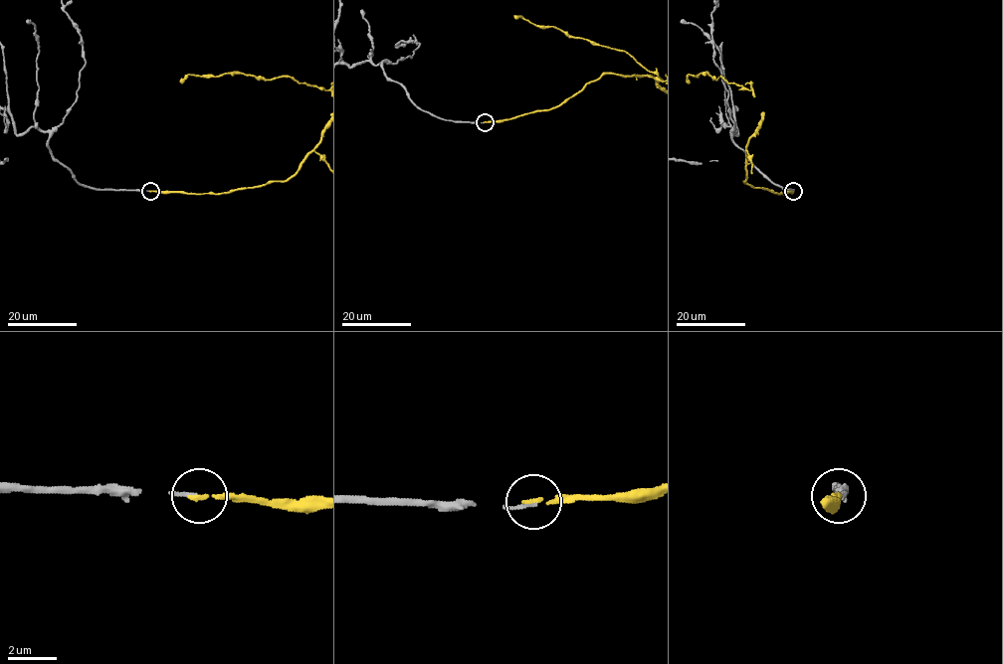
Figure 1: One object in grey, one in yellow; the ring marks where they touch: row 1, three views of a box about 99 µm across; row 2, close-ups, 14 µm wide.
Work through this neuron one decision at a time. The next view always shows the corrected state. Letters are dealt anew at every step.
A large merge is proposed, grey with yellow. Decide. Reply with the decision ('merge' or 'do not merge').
merge

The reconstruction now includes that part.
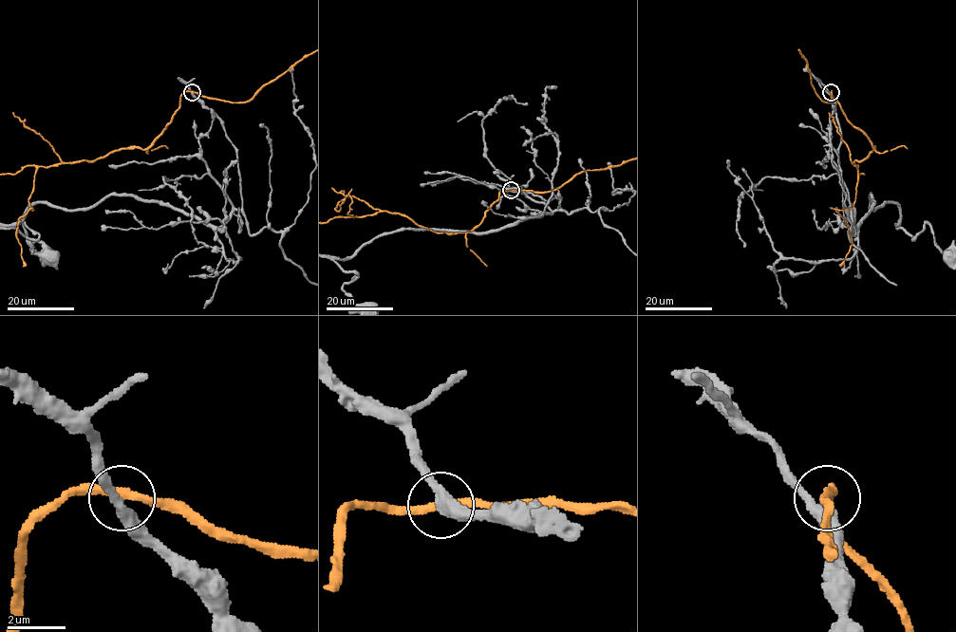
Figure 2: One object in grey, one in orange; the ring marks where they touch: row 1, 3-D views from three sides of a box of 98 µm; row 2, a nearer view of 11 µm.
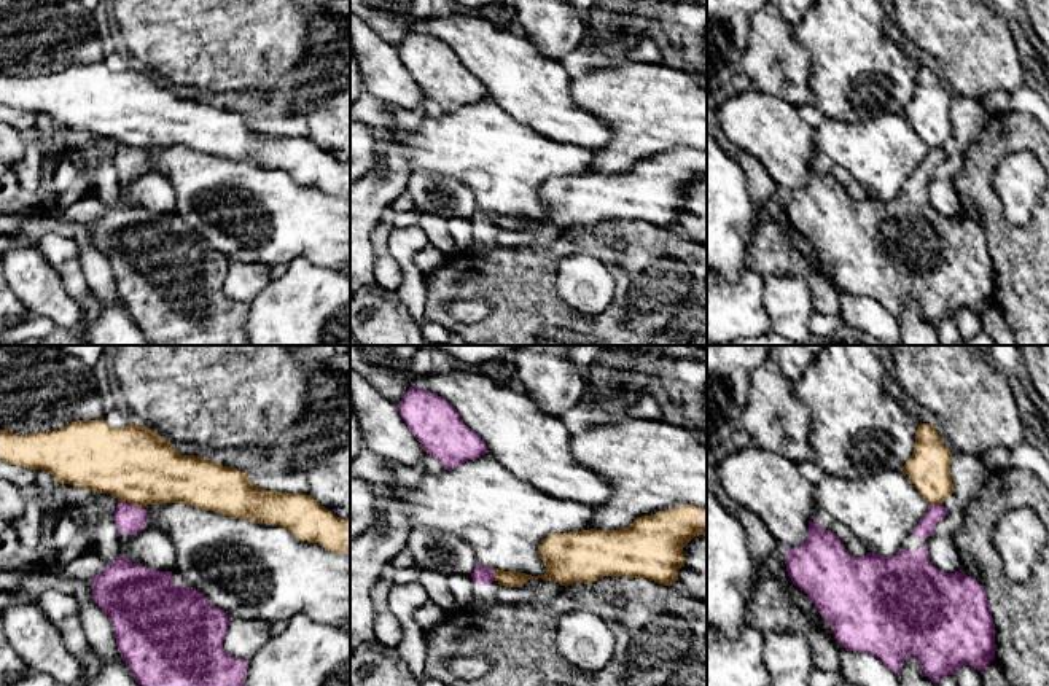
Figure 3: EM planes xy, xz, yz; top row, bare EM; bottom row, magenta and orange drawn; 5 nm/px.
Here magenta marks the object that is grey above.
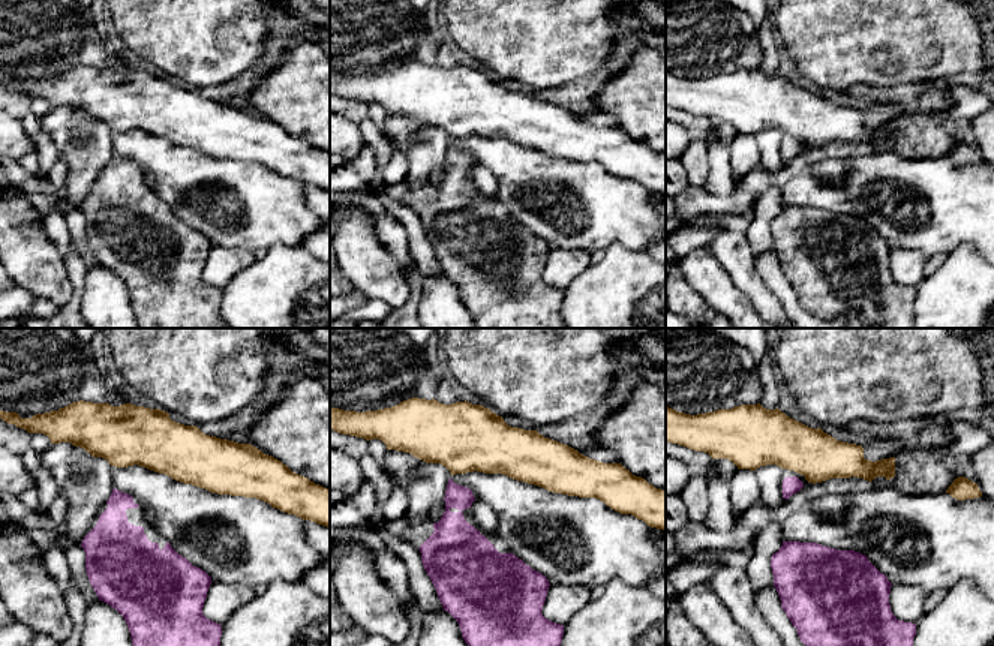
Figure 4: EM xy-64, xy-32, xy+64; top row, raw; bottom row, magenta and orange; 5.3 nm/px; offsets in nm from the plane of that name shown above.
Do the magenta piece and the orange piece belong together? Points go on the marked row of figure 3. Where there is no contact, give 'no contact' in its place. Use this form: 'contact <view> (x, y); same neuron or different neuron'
contact xy (131, 503); different neuron

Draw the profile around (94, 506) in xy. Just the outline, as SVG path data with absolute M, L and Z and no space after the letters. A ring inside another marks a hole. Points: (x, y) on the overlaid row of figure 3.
M56 482L56 497L65 505L72 501L83 514L81 532L91 538L96 536L99 520L113 517L119 500L110 493L97 493L78 485Z

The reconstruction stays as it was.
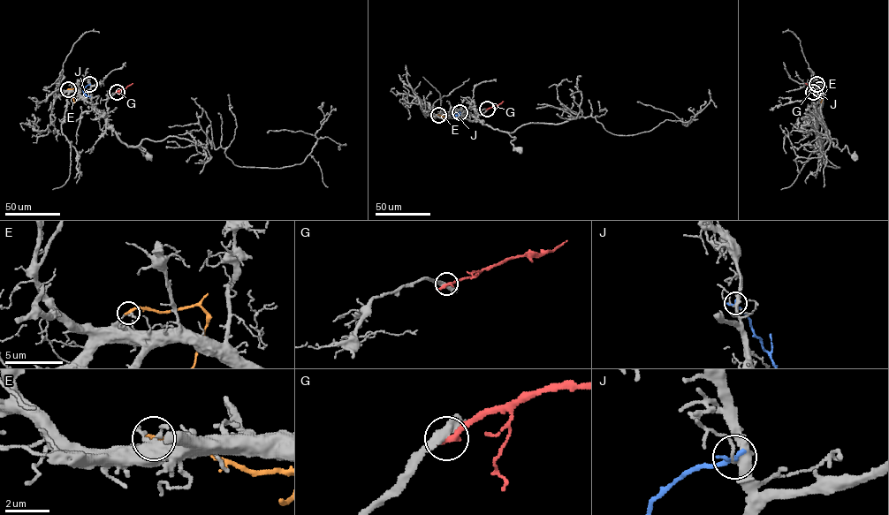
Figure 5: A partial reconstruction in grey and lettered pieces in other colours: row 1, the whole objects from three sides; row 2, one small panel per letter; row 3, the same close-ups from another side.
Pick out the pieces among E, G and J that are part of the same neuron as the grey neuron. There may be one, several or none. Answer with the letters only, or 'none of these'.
none of these

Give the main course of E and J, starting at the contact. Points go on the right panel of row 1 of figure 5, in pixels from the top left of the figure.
E: (819, 89), (822, 93), (821, 102)
J: (816, 84), (821, 91), (818, 96)

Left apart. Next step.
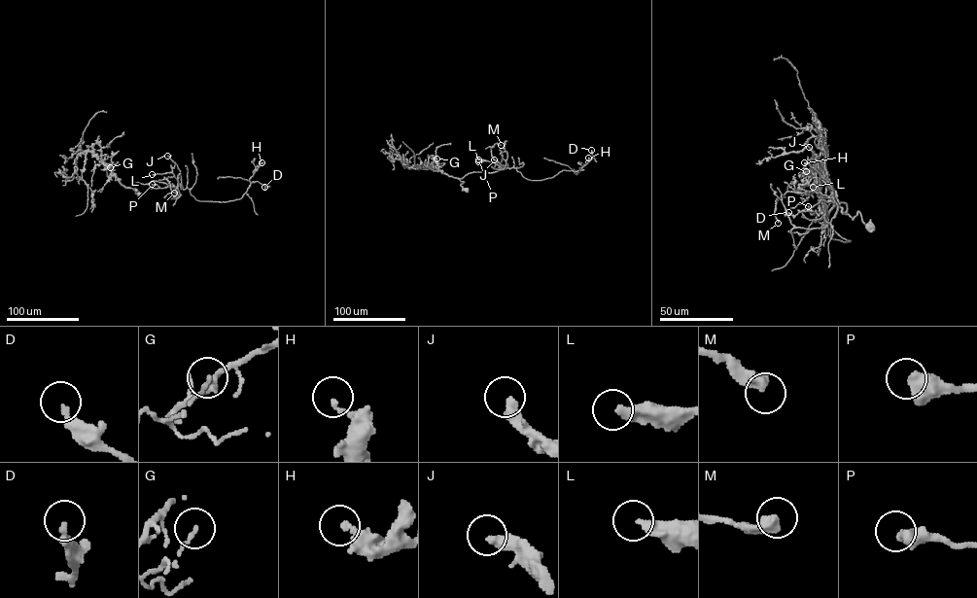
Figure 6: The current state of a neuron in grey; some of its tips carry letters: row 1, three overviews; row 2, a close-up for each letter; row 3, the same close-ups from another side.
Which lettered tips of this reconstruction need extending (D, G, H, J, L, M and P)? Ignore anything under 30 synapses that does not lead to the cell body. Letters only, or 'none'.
J

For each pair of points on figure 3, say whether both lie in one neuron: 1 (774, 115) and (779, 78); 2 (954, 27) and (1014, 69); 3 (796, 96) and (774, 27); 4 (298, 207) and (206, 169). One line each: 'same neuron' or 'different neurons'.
1: different neurons
2: same neuron
3: same neuron
4: same neuron

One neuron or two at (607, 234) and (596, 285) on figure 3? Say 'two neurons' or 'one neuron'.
two neurons

